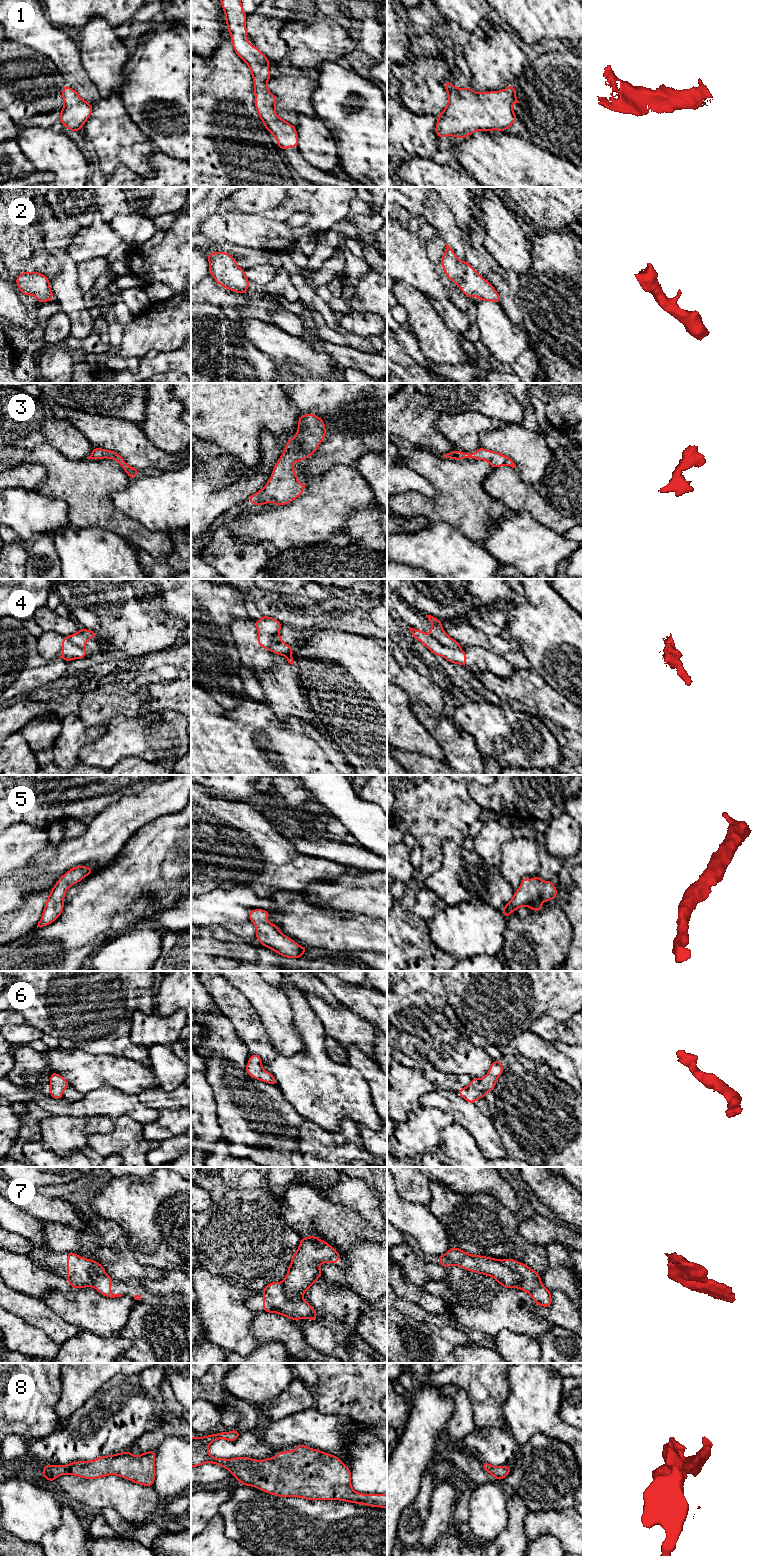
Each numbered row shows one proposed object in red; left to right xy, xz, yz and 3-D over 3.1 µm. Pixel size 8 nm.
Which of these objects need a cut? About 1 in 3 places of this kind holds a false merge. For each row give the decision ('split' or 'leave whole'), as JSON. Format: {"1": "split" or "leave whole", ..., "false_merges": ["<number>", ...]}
{"1": "leave whole", "2": "leave whole", "3": "leave whole", "4": "split", "5": "leave whole", "6": "leave whole", "7": "split", "8": "leave whole", "false_merges": ["4", "7"]}

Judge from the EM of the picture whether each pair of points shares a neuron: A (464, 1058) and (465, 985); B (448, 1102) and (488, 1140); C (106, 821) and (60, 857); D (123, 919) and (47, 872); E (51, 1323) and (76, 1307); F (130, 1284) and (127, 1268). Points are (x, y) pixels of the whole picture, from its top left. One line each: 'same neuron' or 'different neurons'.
A: different neurons
B: same neuron
C: same neuron
D: different neurons
E: different neurons
F: different neurons

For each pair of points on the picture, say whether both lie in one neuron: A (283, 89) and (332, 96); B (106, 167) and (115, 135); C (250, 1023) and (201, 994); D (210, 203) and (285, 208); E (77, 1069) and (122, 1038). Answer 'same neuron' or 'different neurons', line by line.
A: different neurons
B: same neuron
C: different neurons
D: different neurons
E: different neurons

